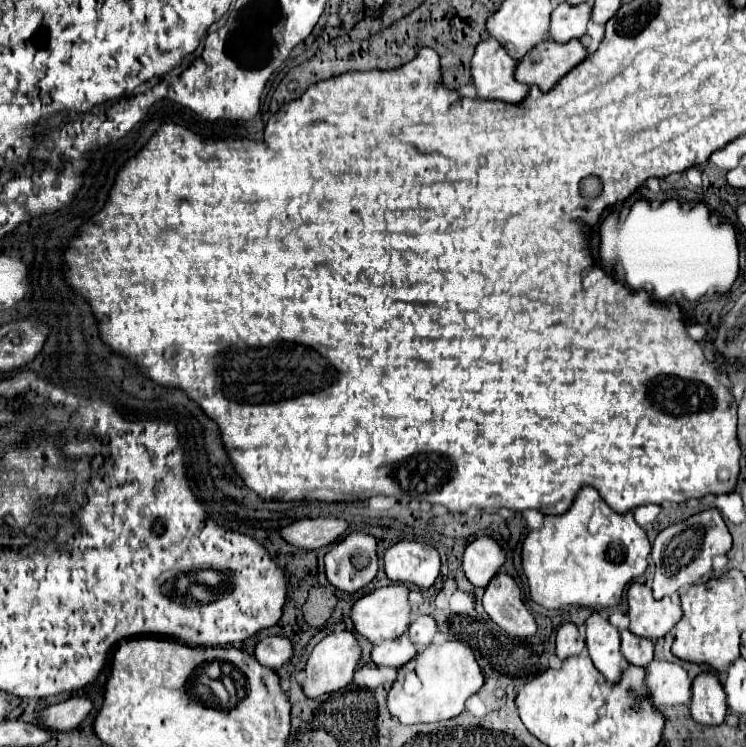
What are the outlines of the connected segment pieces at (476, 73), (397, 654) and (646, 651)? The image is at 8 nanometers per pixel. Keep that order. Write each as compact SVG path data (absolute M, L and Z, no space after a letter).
M487 38L479 42L471 58L471 82L477 90L477 98L511 104L521 102L529 88L513 80L515 64L497 40Z
M403 634L399 638L395 638L395 640L375 644L373 650L371 650L371 662L377 664L377 666L399 668L399 666L403 666L403 662L411 660L411 656L415 656L415 652L417 652L417 648Z
M629 630L621 632L621 652L627 658L629 664L633 666L649 666L649 662L653 660L653 642L647 638L639 638L635 634L631 634Z

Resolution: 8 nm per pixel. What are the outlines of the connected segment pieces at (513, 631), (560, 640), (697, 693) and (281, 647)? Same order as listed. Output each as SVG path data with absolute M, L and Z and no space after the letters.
M497 574L485 594L483 608L489 618L511 636L533 636L537 632L531 612L521 600L521 590L509 574Z
M563 624L557 632L557 656L567 660L571 656L579 656L585 648L585 640L579 636L579 628L575 624Z
M713 672L699 674L693 680L691 716L703 726L719 726L727 716L725 692L719 678Z
M267 636L255 648L255 658L267 668L281 668L293 654L293 646L283 636Z

